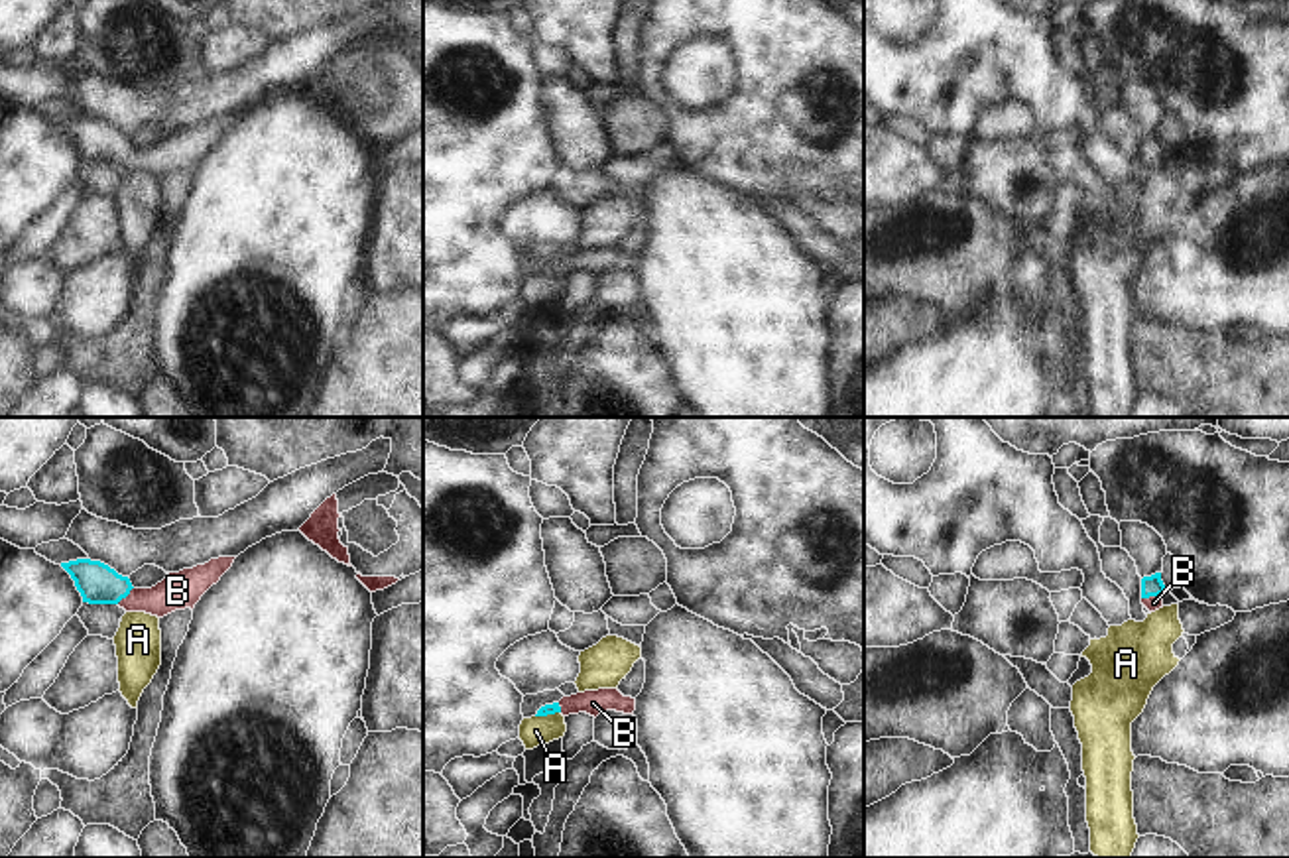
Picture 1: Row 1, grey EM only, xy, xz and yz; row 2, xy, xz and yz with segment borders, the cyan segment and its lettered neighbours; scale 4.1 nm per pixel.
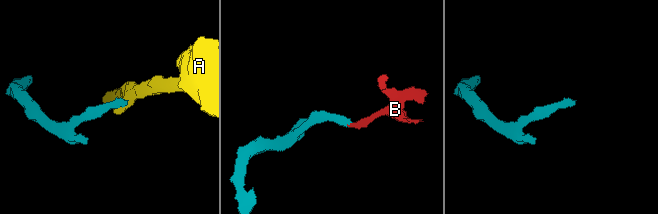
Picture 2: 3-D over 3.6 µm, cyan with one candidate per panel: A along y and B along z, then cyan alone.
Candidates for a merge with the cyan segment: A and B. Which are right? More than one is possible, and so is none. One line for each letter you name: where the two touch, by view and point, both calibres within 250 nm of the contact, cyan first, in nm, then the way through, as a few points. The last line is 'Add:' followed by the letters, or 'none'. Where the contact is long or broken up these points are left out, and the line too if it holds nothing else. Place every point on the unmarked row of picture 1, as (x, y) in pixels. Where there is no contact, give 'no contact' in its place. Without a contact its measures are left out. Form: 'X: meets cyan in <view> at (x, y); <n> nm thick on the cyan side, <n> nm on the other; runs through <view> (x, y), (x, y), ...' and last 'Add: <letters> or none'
B: meets cyan in yz at (1152, 154); 80 nm thick on the cyan side, 60 nm on the other; runs through yz (1152, 144), (1152, 154), (1154, 162)
Add: B

